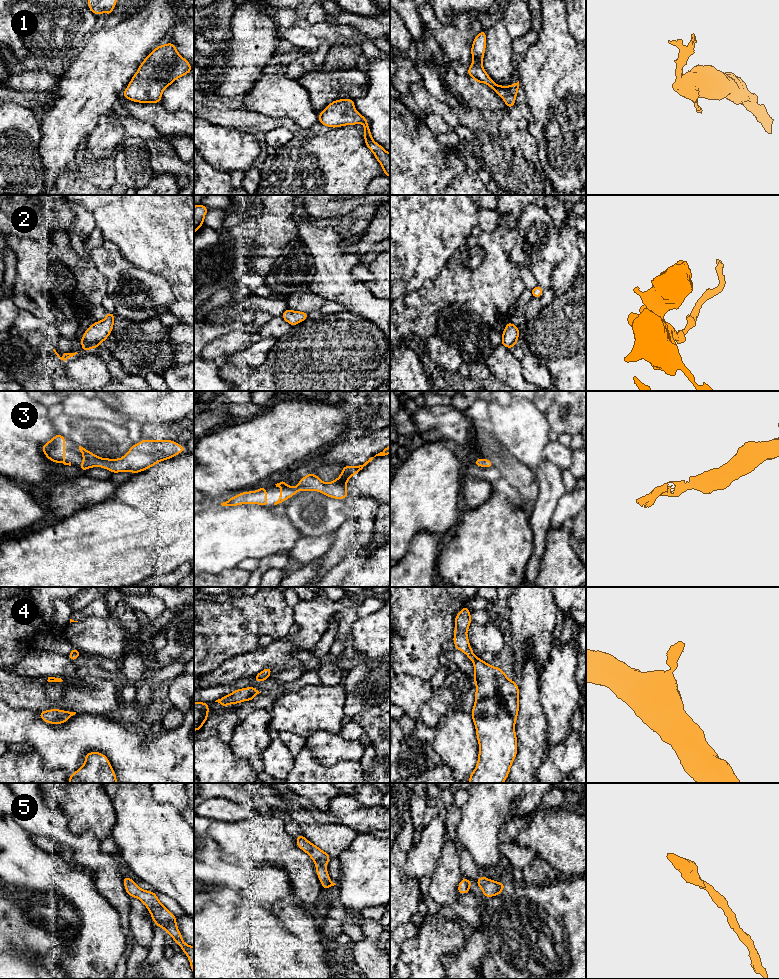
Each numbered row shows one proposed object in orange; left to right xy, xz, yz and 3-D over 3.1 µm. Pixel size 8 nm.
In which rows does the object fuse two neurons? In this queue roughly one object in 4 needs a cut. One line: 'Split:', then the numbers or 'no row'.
Split: no row

